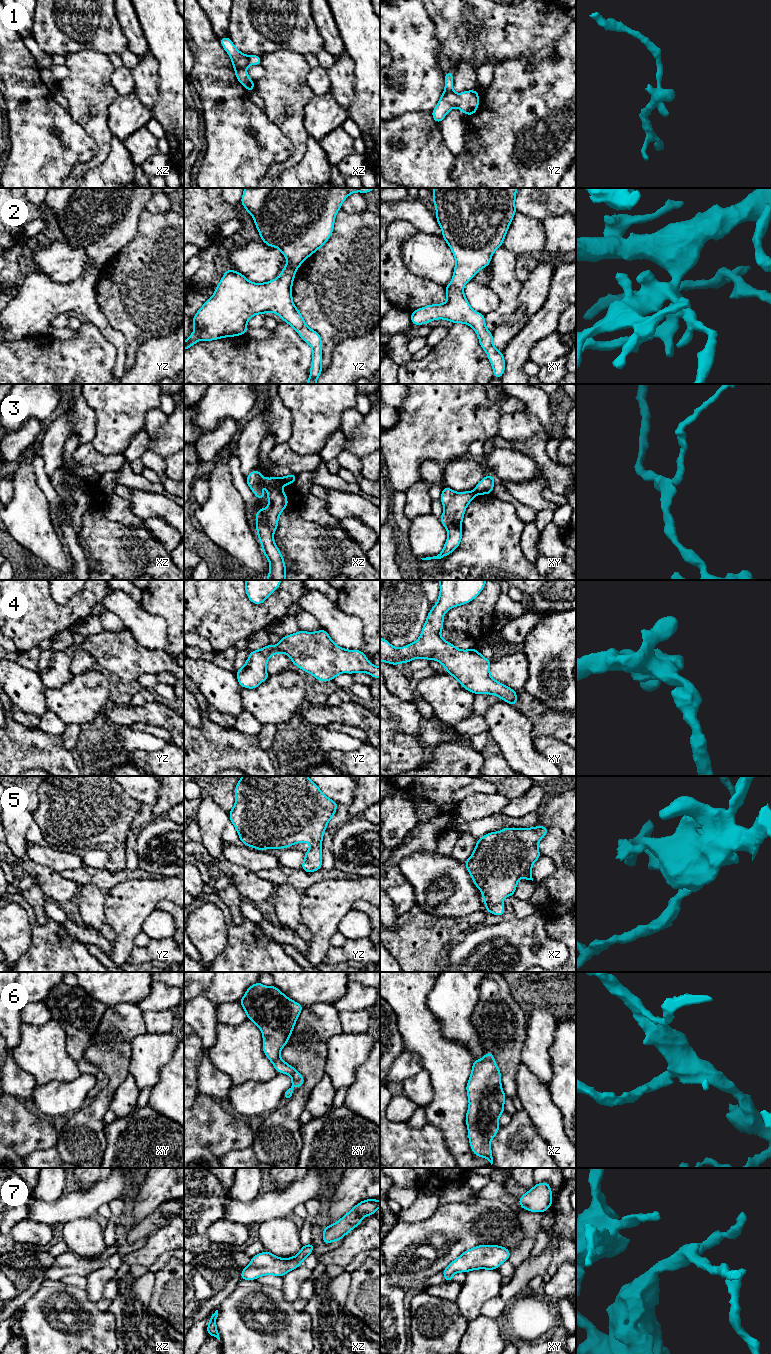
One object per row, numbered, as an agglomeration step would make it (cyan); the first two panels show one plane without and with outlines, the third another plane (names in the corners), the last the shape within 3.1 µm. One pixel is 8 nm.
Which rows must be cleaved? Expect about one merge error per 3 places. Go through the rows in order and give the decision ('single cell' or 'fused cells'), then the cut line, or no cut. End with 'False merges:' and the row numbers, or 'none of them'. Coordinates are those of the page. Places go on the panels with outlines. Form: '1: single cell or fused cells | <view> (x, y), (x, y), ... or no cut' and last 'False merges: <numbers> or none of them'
1: fused cells | xz (247, 56), (249, 64)
2: single cell | no cut
3: fused cells | xz (278, 478), (280, 486)
4: single cell | no cut
5: single cell | no cut
6: single cell | no cut
7: single cell | no cut
False merges: 1, 3

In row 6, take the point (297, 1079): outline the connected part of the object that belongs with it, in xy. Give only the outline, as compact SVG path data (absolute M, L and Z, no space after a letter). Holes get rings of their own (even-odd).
M260 982L251 985L239 1001L247 1018L253 1021L263 1035L263 1052L273 1063L277 1073L292 1077L290 1087L283 1099L289 1100L293 1086L304 1085L304 1077L280 1057L281 1049L287 1045L299 1014L304 1008L284 995L276 986L266 987Z

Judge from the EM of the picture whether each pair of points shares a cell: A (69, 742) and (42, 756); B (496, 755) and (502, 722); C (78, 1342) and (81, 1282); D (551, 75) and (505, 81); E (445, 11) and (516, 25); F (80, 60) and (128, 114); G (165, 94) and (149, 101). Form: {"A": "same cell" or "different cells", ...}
{"A": "different cells", "B": "different cells", "C": "different cells", "D": "same cell", "E": "same cell", "F": "different cells", "G": "different cells"}

